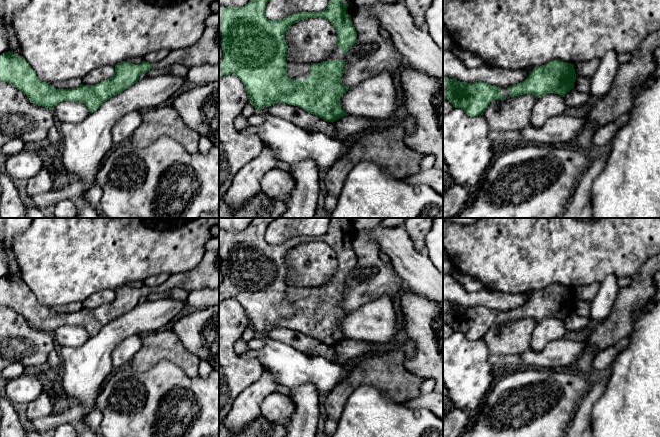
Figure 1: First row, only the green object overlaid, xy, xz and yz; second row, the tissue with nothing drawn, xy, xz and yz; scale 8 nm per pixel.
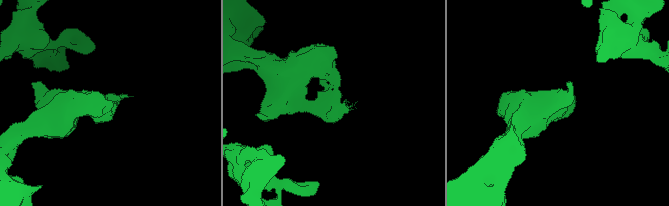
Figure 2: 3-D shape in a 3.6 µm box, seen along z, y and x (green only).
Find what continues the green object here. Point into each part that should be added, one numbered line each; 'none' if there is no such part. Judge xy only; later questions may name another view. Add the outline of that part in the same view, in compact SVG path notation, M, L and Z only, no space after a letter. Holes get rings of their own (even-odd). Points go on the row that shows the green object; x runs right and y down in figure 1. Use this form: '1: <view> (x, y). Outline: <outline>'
1: xy (206, 51). Outline: M218 26L206 28L200 40L187 48L171 50L160 62L150 64L152 68L162 68L175 63L187 68L205 64L219 64Z

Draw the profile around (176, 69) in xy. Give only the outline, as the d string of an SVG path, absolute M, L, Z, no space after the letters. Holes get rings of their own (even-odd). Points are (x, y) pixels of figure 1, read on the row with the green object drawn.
M173 64L162 68L151 68L149 72L146 73L147 77L155 77L164 74L173 74L180 77L186 77L188 74L188 69L182 64Z

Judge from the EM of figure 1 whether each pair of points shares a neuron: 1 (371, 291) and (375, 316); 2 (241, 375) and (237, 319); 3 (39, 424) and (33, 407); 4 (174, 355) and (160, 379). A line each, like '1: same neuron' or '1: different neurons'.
1: different neurons
2: same neuron
3: different neurons
4: different neurons

